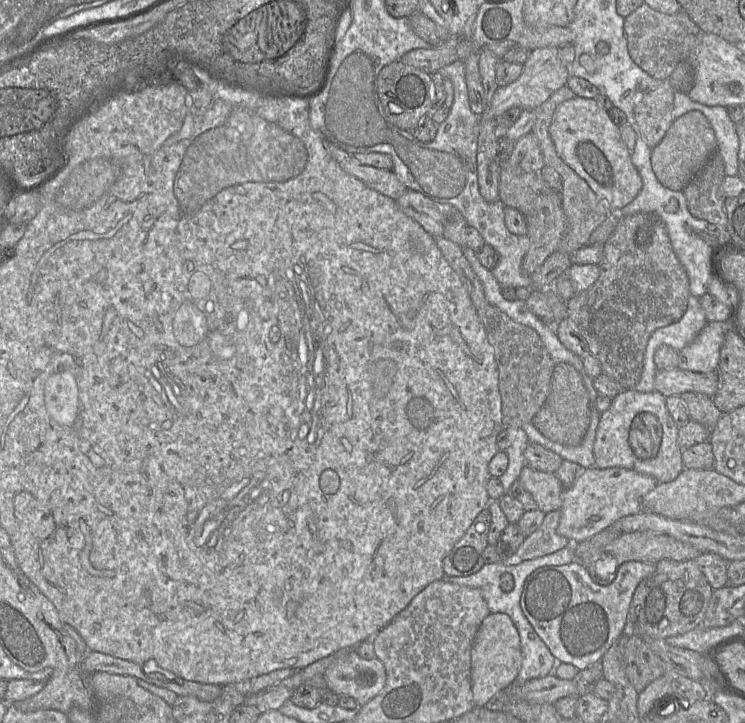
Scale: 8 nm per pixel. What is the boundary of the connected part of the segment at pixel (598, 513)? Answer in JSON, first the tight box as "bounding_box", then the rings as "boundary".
{"bounding_box":[557,467,658,543],"boundary":[[[590,467],[581,470],[571,487],[561,494],[561,518],[557,533],[571,543],[583,542],[602,530],[611,527],[615,521],[642,511],[643,497],[658,482],[651,476],[620,467],[599,469]]]}

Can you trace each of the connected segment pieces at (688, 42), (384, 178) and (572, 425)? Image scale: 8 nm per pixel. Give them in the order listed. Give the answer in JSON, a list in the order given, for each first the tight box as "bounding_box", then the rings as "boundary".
[{"bounding_box":[624,3,702,81],"boundary":[[[645,3],[624,18],[624,32],[633,62],[659,81],[667,80],[679,62],[691,61],[692,51],[702,33],[684,11],[666,14]]]},{"bounding_box":[323,138,407,200],"boundary":[[[323,138],[323,143],[329,155],[345,172],[359,179],[369,188],[394,200],[397,200],[407,190],[392,170],[363,165],[353,155],[327,139]]]},{"bounding_box":[531,362,590,447],"boundary":[[[566,362],[555,365],[550,393],[531,423],[545,438],[563,447],[574,447],[582,442],[590,424],[590,403],[583,378],[573,365]]]}]

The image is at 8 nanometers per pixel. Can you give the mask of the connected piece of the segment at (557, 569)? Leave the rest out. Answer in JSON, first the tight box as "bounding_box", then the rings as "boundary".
{"bounding_box":[521,560,656,670],"boundary":[[[578,560],[566,565],[541,567],[529,575],[523,585],[521,610],[555,658],[583,670],[598,664],[607,650],[628,633],[628,610],[633,593],[638,584],[655,570],[656,564],[653,563],[627,561],[618,567],[612,583],[602,586],[593,581],[588,570]]]}

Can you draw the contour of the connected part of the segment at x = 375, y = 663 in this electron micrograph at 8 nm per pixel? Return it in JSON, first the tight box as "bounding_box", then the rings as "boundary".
{"bounding_box":[323,649,387,706],"boundary":[[[350,649],[326,669],[323,677],[325,689],[351,696],[363,706],[383,690],[387,674],[377,657],[367,660],[356,649]]]}

